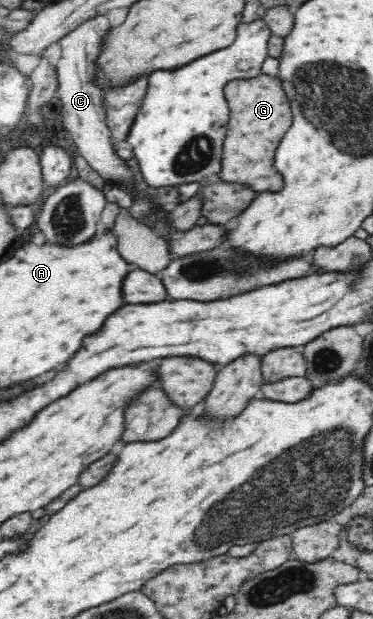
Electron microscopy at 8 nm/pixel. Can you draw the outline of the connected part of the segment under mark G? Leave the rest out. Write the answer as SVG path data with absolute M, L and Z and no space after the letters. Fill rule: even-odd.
M260 74L249 80L234 80L224 88L229 103L230 123L224 139L220 179L226 183L244 184L256 193L280 191L282 175L274 167L274 151L292 125L292 112L278 76Z

